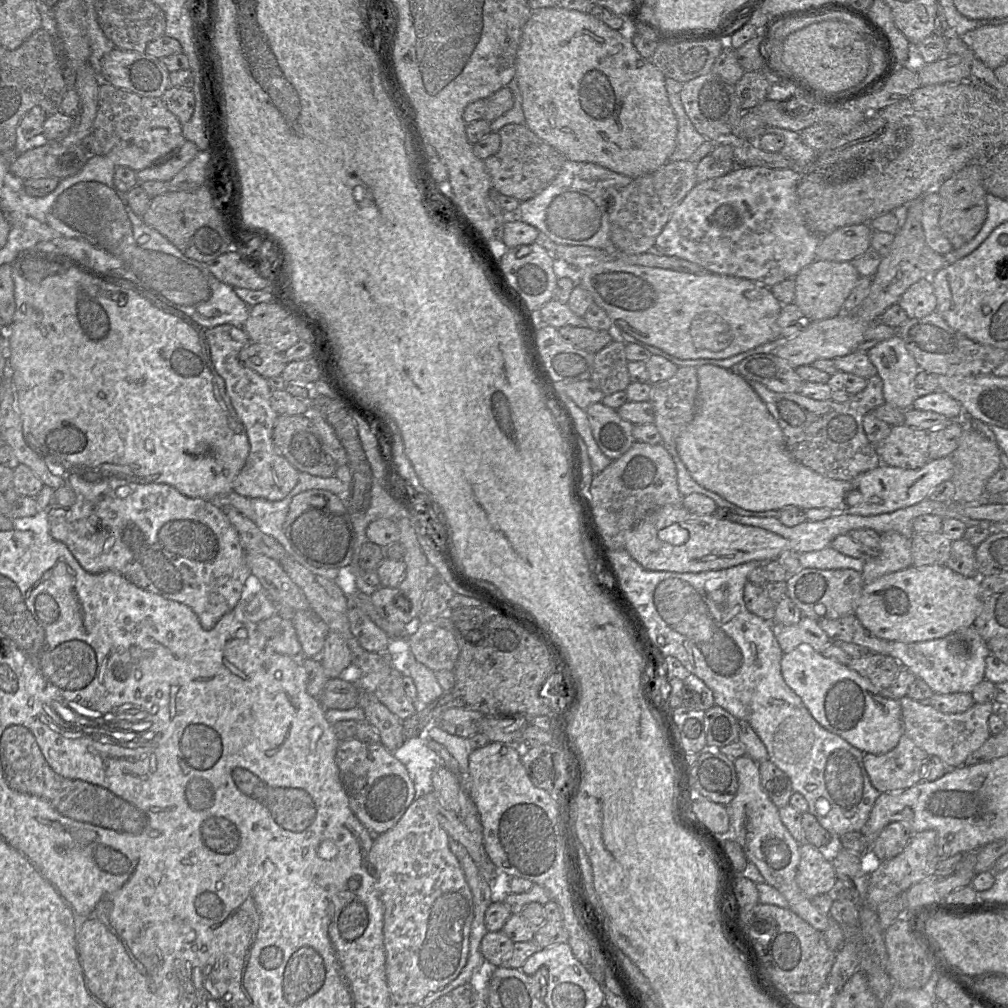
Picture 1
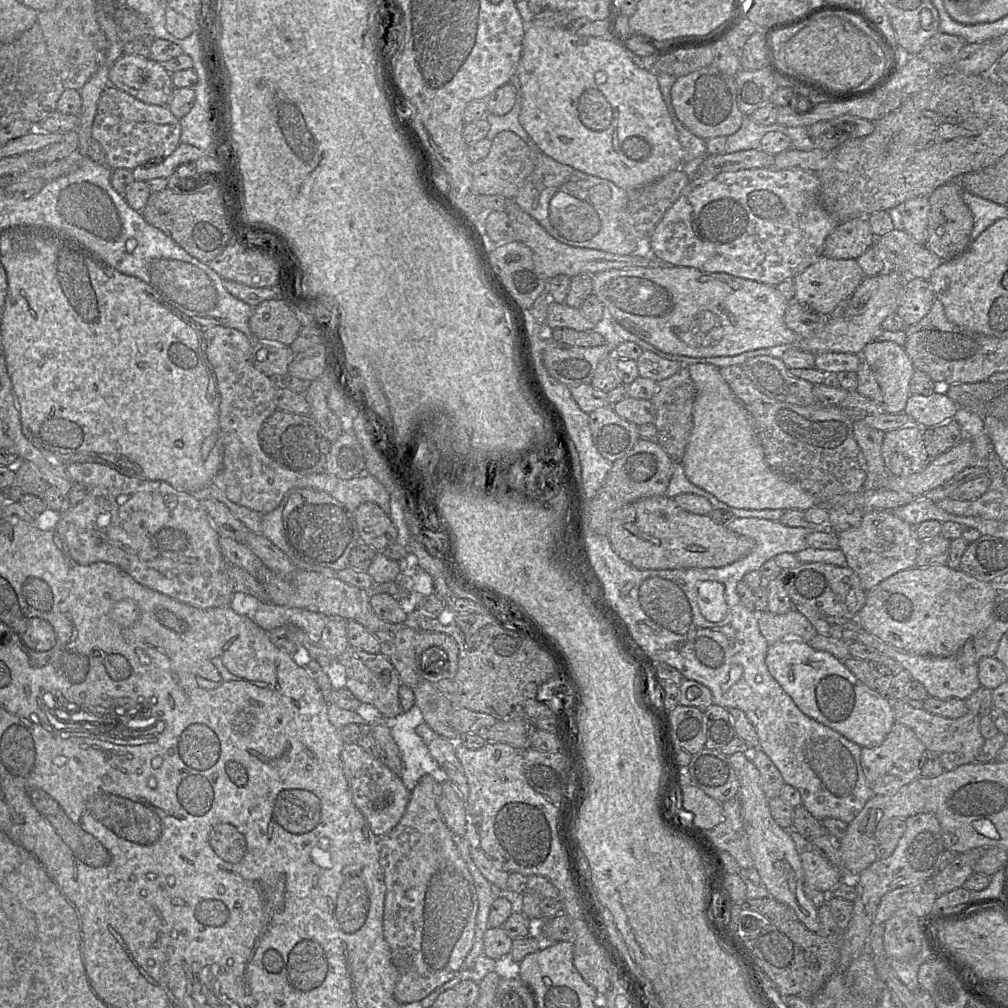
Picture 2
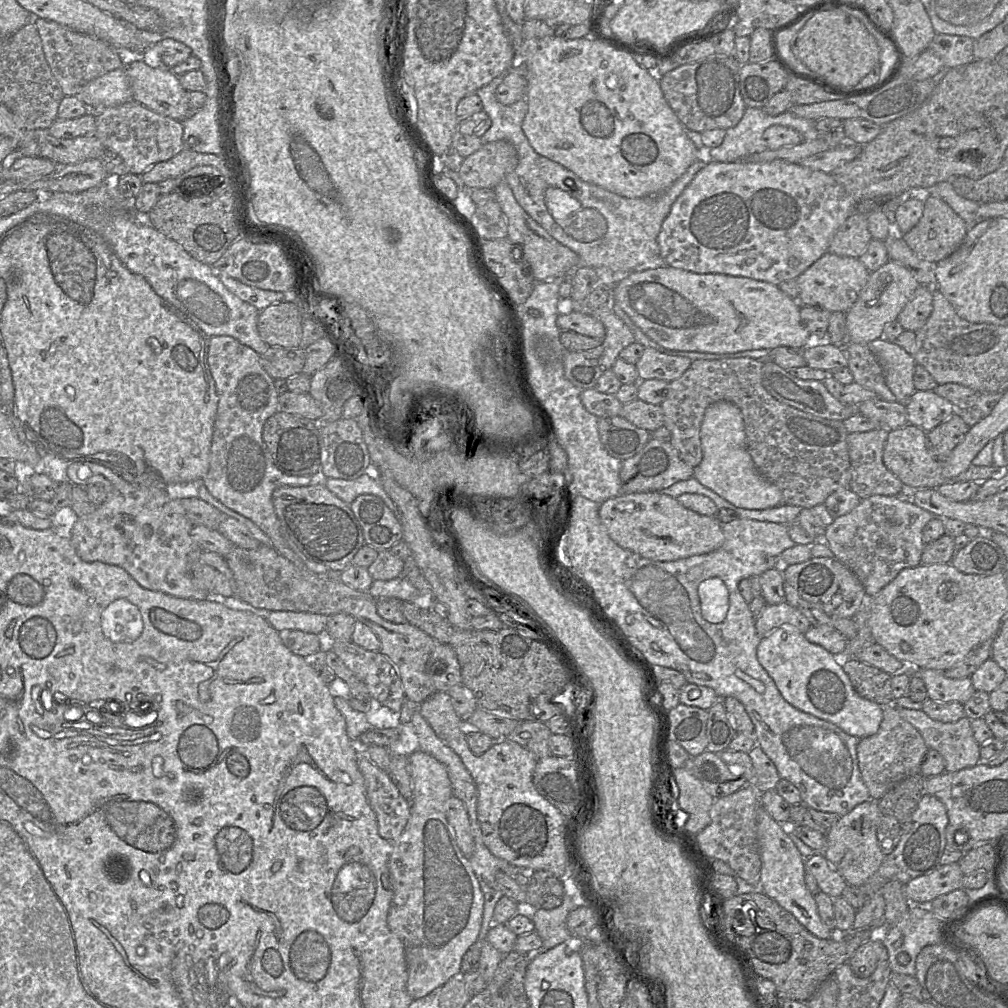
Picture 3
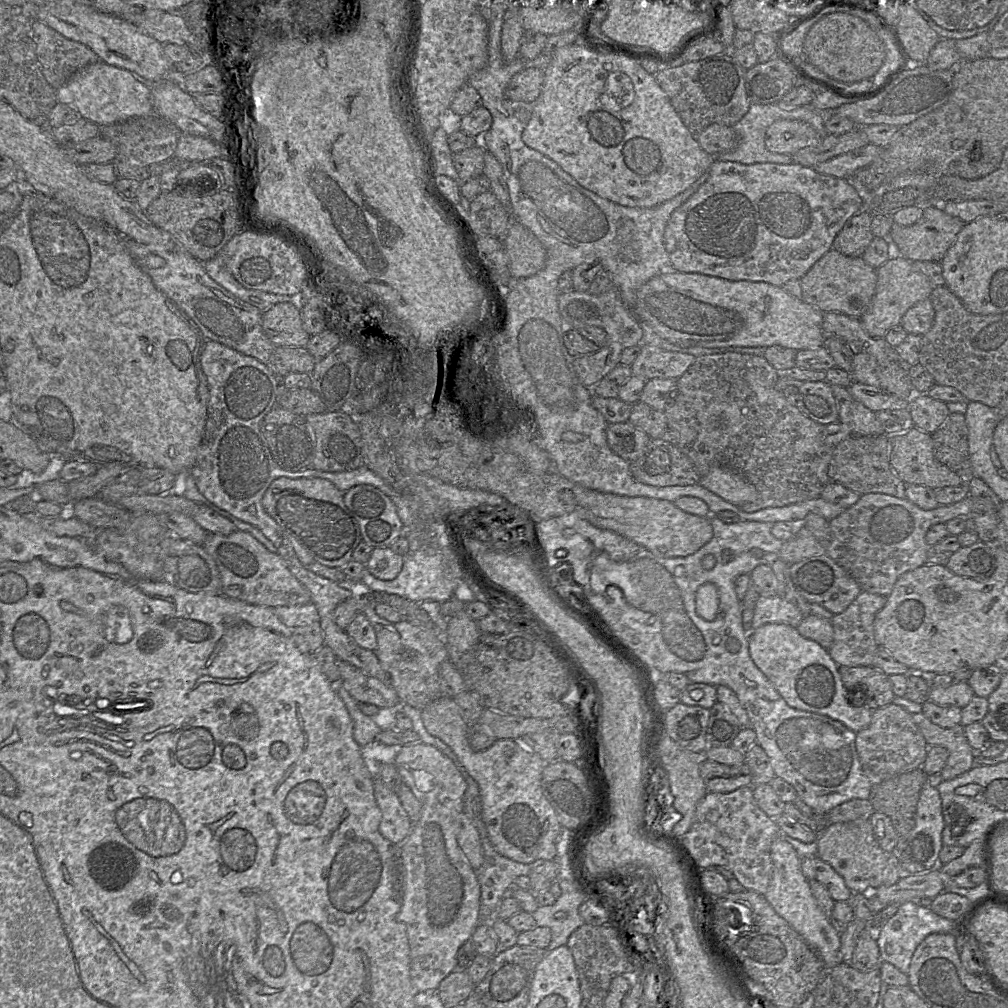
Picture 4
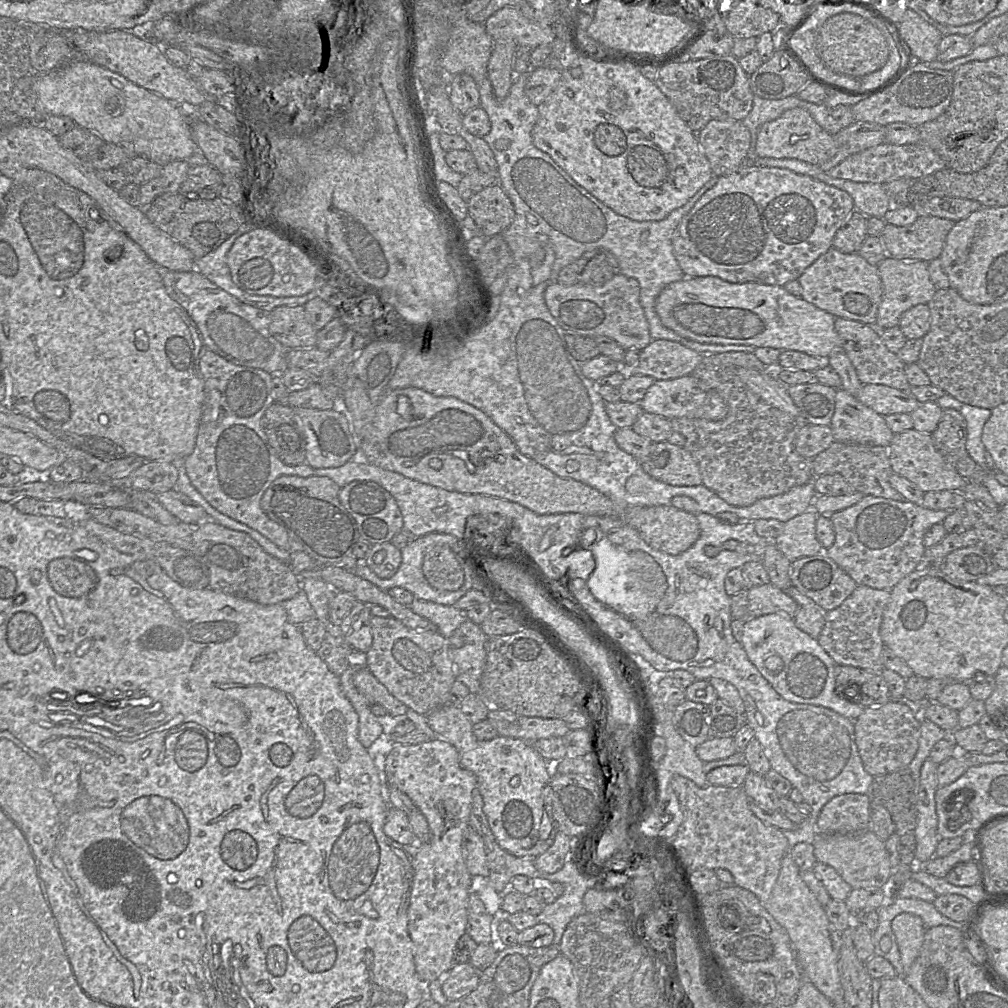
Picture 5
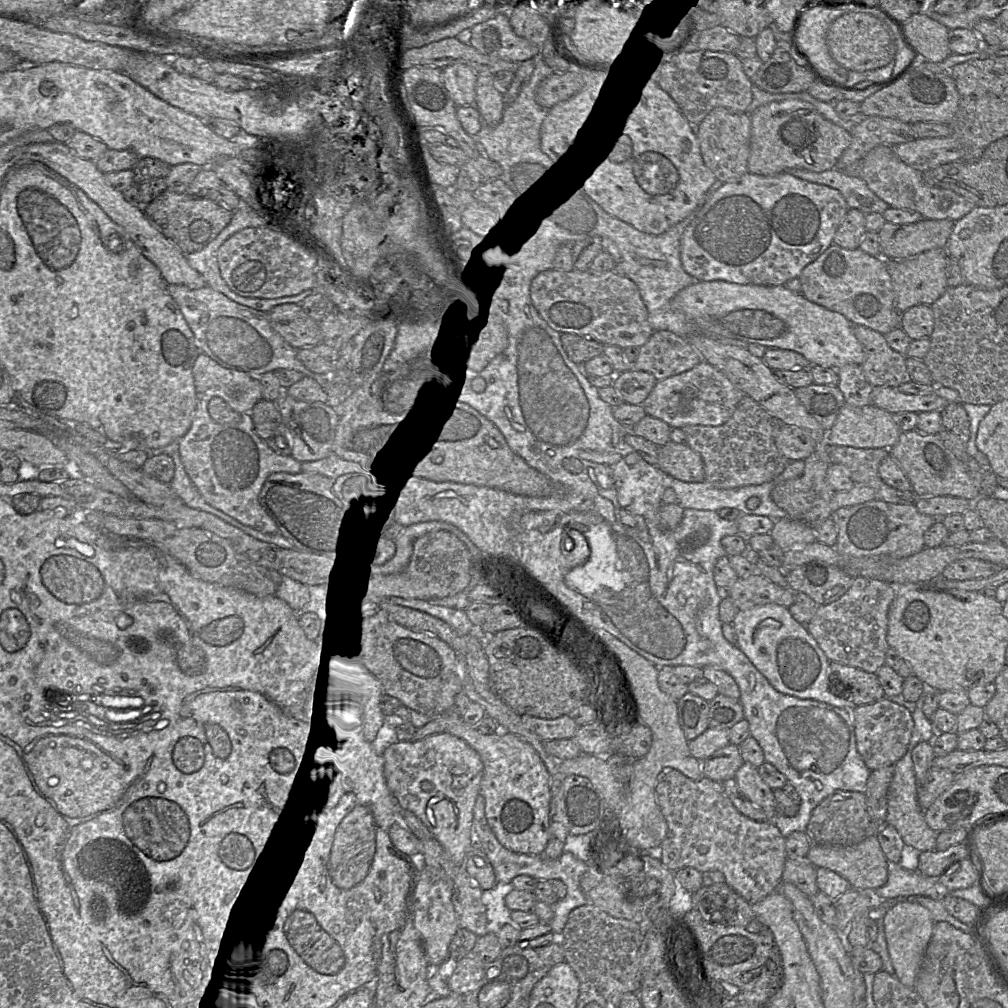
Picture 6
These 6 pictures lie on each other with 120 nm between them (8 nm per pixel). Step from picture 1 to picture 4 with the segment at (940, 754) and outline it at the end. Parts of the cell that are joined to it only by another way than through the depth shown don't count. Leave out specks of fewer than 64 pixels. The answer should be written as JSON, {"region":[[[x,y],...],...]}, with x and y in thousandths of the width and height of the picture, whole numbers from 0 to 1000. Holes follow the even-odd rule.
{"region":[[[915,706],[905,708],[921,740],[935,740],[940,745],[939,756],[932,768],[934,774],[944,774],[967,759],[968,746],[962,740],[955,719],[936,722],[927,718]]]}

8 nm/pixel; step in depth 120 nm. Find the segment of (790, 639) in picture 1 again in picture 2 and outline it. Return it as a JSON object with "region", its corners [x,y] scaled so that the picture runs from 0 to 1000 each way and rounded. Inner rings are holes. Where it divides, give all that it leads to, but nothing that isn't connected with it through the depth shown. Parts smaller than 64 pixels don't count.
{"region":[[[789,603],[778,609],[767,609],[763,606],[753,608],[752,621],[763,641],[776,634],[803,638],[811,629],[804,616]]]}

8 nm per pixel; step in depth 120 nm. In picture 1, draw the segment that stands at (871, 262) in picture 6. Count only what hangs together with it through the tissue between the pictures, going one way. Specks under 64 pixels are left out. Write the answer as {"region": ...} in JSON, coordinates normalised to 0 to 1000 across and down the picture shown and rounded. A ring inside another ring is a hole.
{"region":[[[809,257],[788,275],[789,296],[787,301],[806,318],[829,314],[836,311],[836,302],[853,275],[845,260]]]}

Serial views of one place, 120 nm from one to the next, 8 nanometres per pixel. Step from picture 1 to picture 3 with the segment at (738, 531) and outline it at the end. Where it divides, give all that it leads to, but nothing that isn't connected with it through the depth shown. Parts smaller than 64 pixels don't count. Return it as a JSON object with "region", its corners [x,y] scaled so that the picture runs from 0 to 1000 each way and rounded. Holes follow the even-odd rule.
{"region":[[[655,488],[616,490],[594,502],[594,513],[606,535],[615,543],[651,557],[669,557],[701,550],[718,538],[710,512],[699,512],[680,504],[671,494]]]}

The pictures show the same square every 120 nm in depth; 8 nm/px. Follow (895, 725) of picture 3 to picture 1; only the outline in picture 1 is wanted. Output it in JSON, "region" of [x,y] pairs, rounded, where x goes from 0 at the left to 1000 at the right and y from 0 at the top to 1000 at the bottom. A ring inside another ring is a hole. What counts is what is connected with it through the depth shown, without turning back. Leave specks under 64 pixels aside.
{"region":[[[896,728],[890,740],[884,745],[867,749],[856,747],[856,757],[865,779],[873,786],[896,786],[916,775],[916,766],[921,748]]]}

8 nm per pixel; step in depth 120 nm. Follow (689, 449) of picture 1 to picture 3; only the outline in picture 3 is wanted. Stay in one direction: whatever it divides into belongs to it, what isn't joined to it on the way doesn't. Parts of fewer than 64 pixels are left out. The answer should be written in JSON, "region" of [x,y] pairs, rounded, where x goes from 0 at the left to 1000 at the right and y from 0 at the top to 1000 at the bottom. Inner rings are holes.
{"region":[[[712,398],[701,404],[694,426],[697,454],[688,464],[688,473],[713,492],[739,505],[760,505],[777,501],[775,486],[757,474],[749,464],[740,443],[740,431],[735,407],[722,398]]]}

